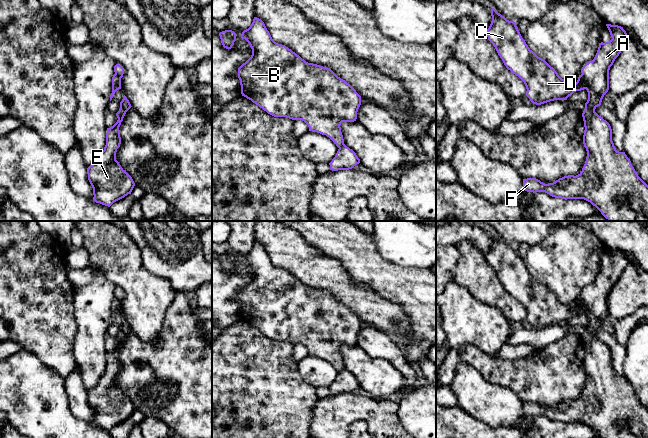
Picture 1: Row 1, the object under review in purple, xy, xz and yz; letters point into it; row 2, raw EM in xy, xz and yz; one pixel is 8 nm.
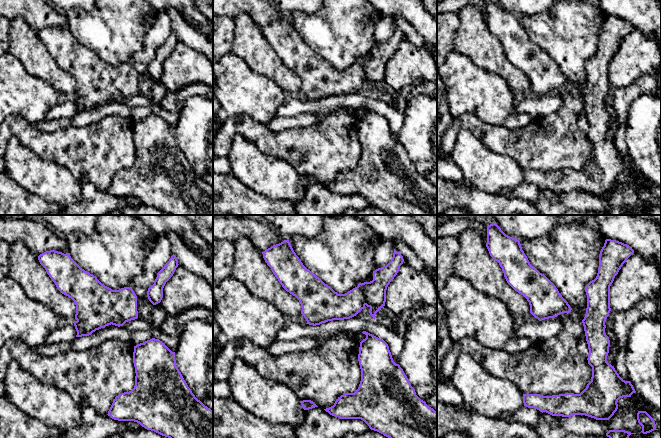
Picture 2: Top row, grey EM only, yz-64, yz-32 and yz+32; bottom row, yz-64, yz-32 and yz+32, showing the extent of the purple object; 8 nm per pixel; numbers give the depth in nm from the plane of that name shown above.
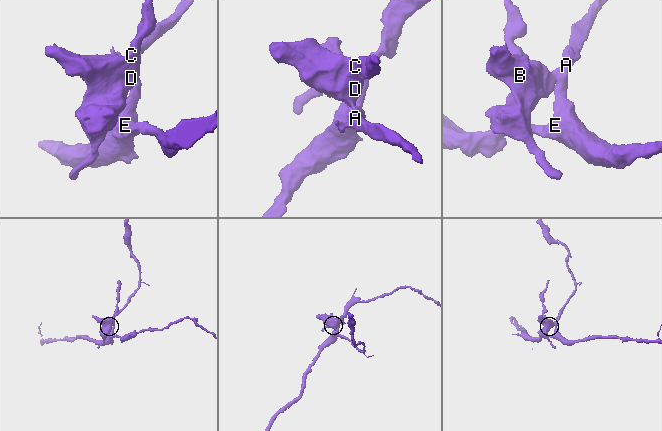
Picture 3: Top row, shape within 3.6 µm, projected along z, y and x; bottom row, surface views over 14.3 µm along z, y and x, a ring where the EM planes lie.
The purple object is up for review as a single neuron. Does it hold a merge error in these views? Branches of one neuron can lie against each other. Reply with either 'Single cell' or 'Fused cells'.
Fused cells

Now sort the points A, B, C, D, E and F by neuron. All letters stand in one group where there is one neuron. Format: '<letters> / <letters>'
A E F / B C D

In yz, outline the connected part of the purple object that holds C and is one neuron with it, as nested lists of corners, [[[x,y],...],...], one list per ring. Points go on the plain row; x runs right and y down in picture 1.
[[[494,232],[492,245],[486,255],[504,289],[526,310],[526,320],[533,328],[541,329],[554,324],[567,324],[576,315],[585,313],[581,298],[576,307],[562,303],[553,291],[538,281],[522,262],[516,247],[507,244]]]

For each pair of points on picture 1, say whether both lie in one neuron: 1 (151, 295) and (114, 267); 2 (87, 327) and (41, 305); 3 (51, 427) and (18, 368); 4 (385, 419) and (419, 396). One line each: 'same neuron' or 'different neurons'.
1: same neuron
2: different neurons
3: same neuron
4: different neurons

